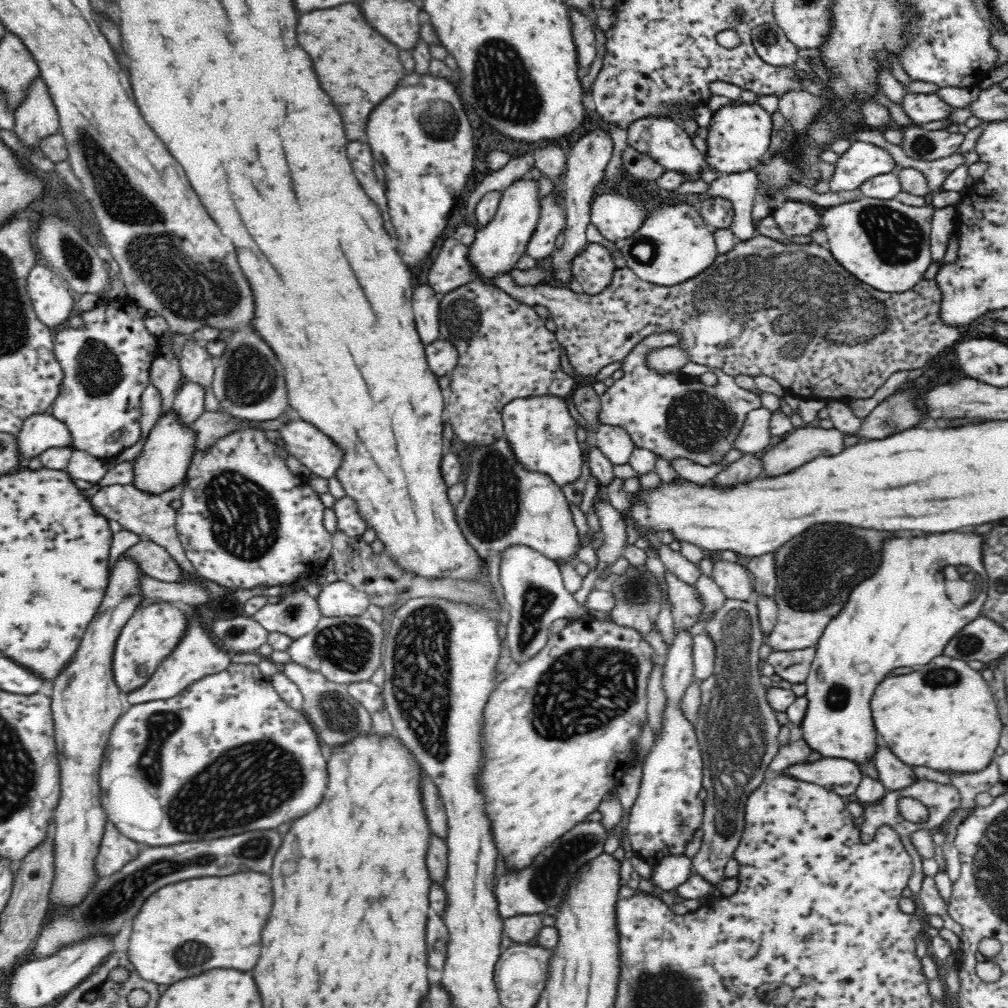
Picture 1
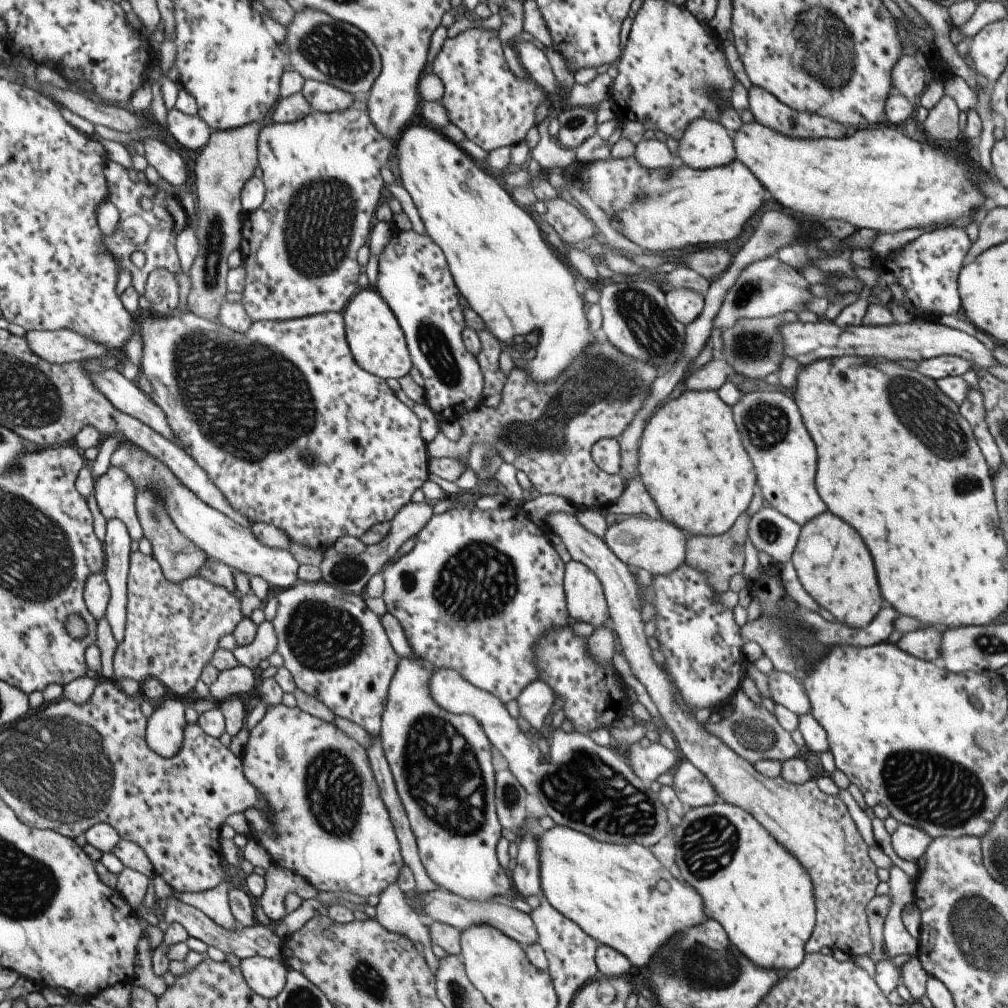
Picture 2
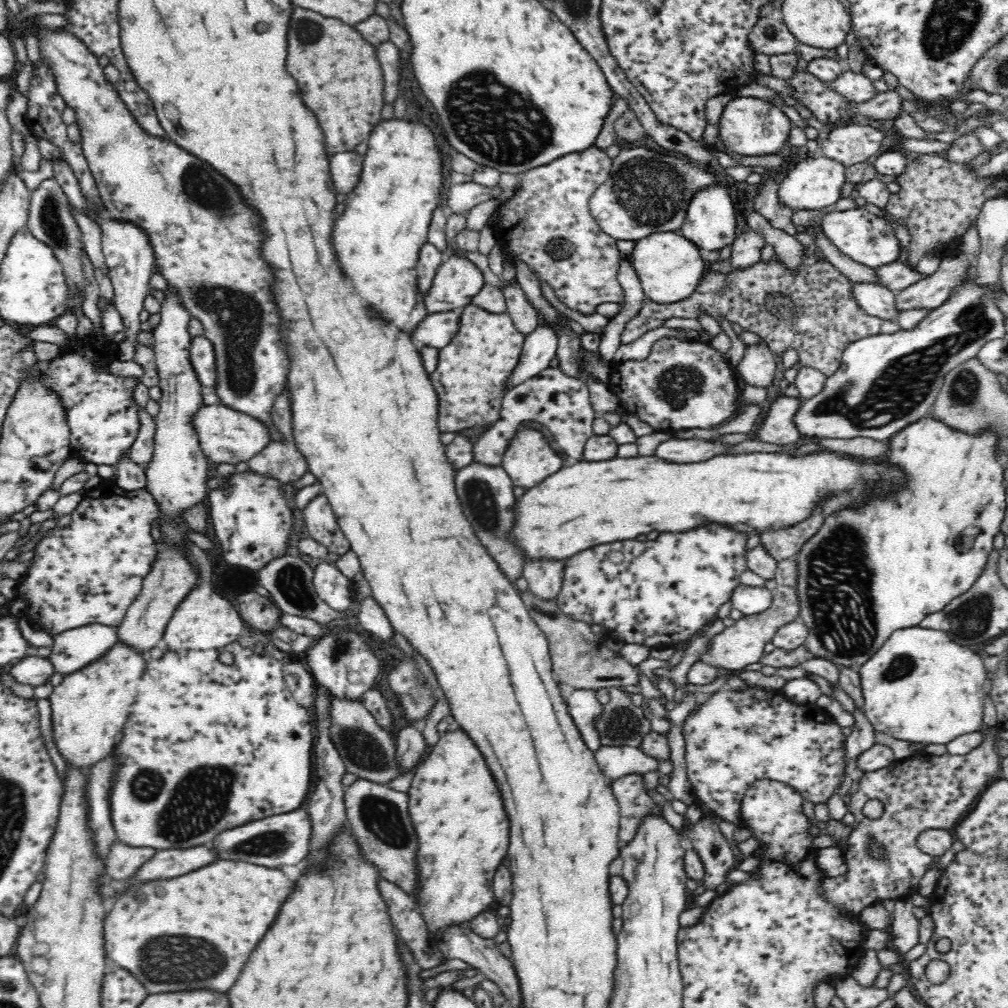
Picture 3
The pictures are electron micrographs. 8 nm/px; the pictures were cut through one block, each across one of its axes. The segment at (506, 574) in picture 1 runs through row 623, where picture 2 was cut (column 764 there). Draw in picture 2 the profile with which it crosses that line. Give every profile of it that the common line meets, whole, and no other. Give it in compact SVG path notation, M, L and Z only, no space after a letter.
M772 506L761 507L748 521L746 536L758 552L767 554L779 564L790 561L800 526L779 514Z

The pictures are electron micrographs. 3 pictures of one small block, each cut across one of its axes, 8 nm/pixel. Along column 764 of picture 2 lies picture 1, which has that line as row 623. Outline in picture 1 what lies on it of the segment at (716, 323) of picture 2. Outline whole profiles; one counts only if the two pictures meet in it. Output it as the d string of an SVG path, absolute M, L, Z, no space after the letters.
M294 590L292 594L285 596L285 599L278 604L268 603L258 612L253 614L253 619L258 621L268 632L279 632L290 636L296 640L301 636L306 636L320 620L320 609L318 609L317 599L314 599L306 593L306 590Z

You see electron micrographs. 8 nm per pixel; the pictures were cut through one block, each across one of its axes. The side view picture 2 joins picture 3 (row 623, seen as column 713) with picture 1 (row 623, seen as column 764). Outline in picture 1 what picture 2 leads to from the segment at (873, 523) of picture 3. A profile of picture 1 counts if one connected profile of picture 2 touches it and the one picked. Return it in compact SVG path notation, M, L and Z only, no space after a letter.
M951 531L948 533L934 533L934 536L928 536L928 538L894 538L894 540L888 540L884 544L883 559L878 572L874 576L870 576L868 580L864 580L858 584L858 587L854 588L854 592L850 594L850 600L846 603L843 611L834 617L829 625L824 629L820 642L816 647L816 658L811 662L809 666L809 674L805 680L806 684L806 698L808 699L808 708L806 708L806 714L802 718L802 739L806 741L810 750L818 751L818 754L822 757L840 757L850 760L858 766L864 766L864 764L873 761L875 762L875 754L877 753L878 744L880 740L875 729L875 724L872 716L872 709L870 708L871 697L874 694L878 684L880 684L890 672L896 668L908 668L908 667L921 667L936 660L938 656L944 655L944 648L948 646L953 636L958 634L970 621L973 621L981 614L983 604L987 599L987 592L980 594L978 598L978 604L966 604L962 608L954 606L950 602L950 598L946 596L946 588L944 588L944 576L942 575L942 568L944 566L983 566L982 564L982 544L983 537L971 534L970 532Z

